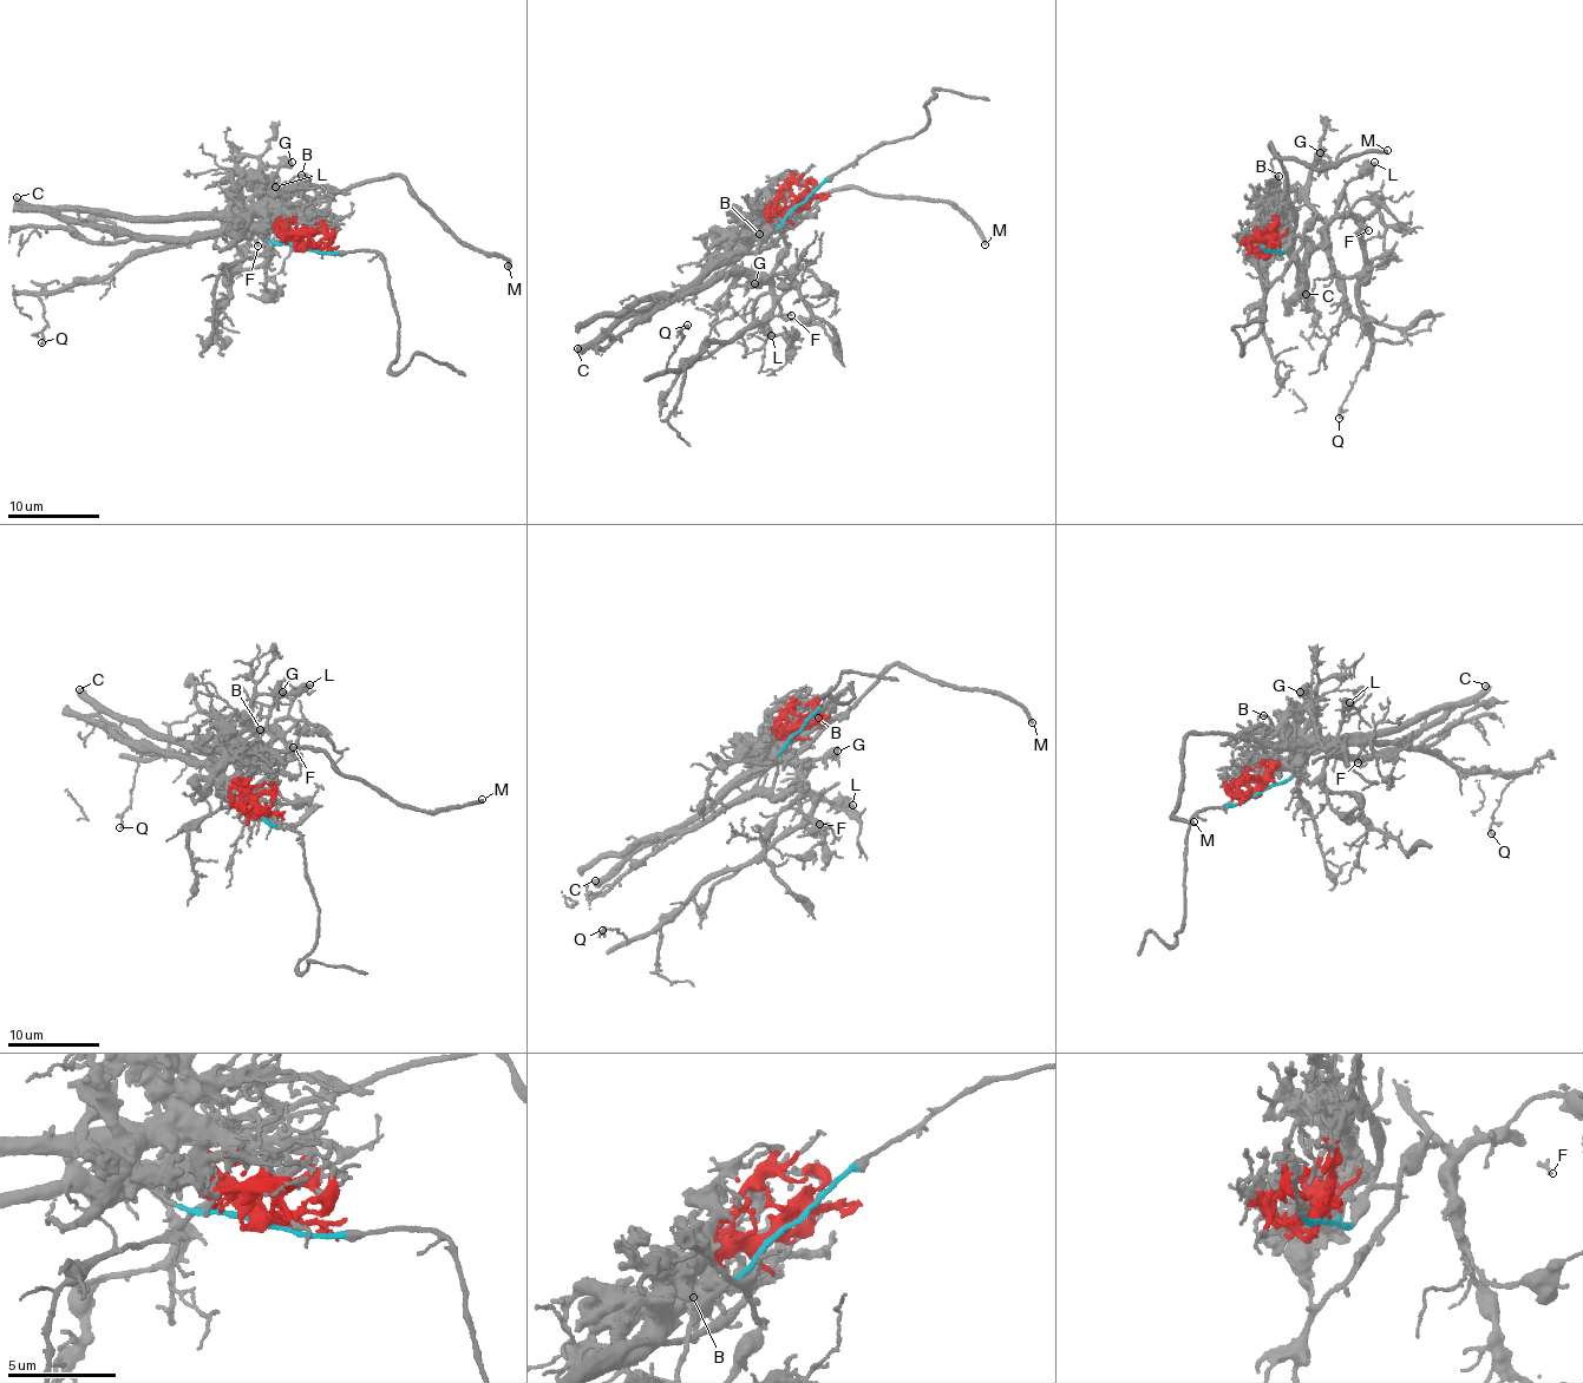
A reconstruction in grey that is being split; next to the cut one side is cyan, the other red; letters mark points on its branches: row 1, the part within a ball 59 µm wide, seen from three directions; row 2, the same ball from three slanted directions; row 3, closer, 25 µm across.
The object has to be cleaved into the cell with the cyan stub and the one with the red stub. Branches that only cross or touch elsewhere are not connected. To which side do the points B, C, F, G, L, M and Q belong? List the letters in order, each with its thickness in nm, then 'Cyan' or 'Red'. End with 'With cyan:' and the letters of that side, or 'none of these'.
B: Thickness 200 nm. Red
C: Thickness 600 nm. Red
F: Thickness 160 nm. Cyan
G: Thickness 480 nm. Cyan
L: Thickness 460 nm. Cyan
M: Thickness 240 nm. Red
Q: Thickness 140 nm. Cyan
With cyan: F, G, L, Q

